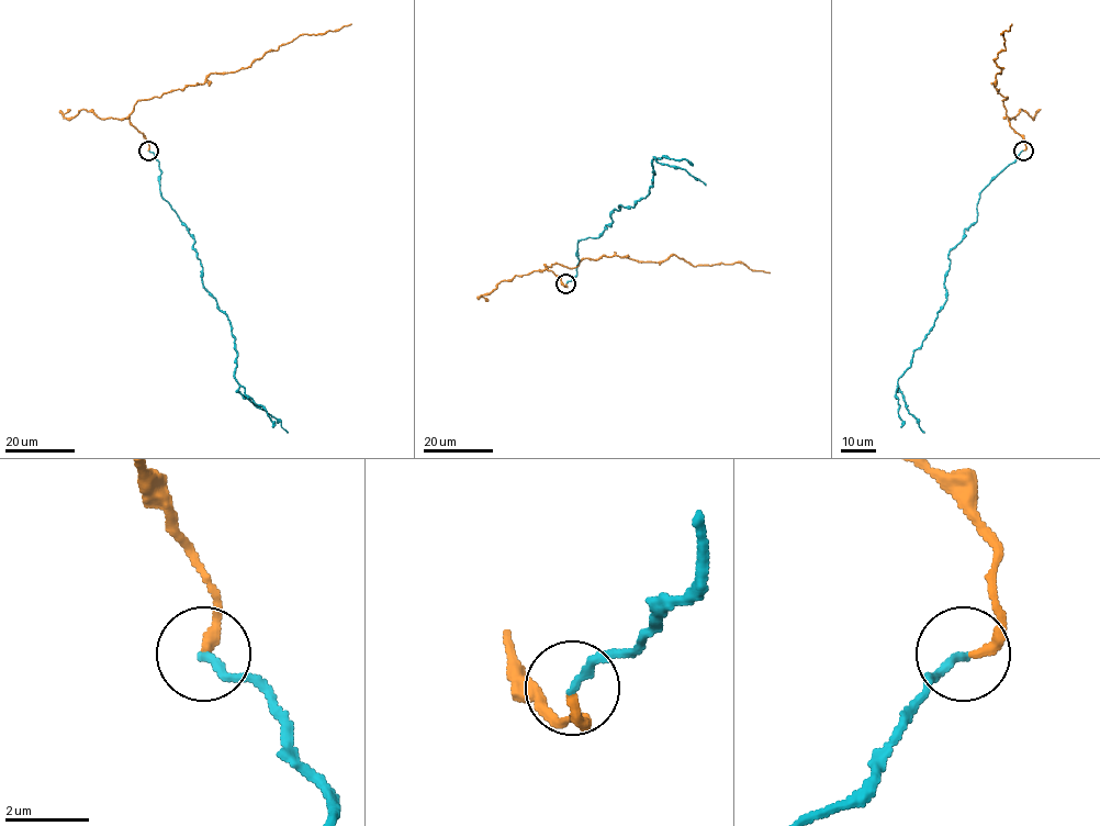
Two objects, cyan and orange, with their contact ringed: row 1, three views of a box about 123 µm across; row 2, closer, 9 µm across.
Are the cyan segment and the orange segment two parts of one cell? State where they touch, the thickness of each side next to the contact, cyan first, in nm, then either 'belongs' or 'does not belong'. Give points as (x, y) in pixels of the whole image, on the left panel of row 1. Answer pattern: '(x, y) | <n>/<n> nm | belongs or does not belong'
(148, 151) | 200/240 nm | belongs

